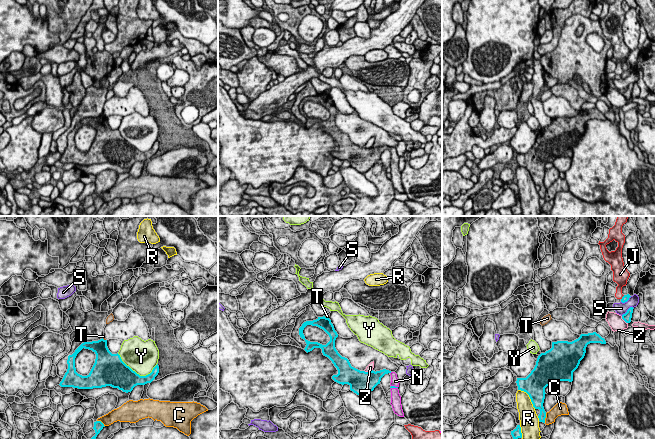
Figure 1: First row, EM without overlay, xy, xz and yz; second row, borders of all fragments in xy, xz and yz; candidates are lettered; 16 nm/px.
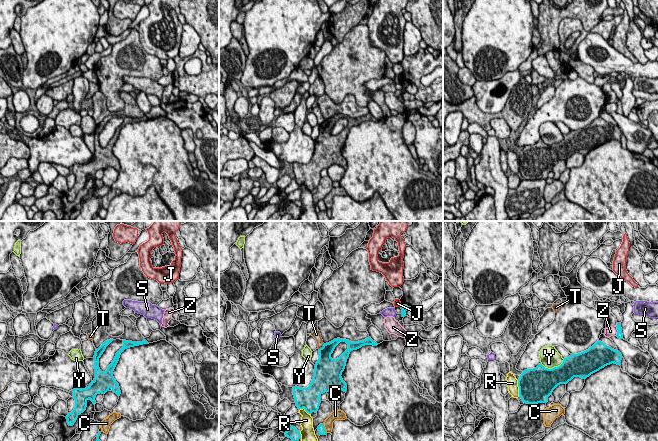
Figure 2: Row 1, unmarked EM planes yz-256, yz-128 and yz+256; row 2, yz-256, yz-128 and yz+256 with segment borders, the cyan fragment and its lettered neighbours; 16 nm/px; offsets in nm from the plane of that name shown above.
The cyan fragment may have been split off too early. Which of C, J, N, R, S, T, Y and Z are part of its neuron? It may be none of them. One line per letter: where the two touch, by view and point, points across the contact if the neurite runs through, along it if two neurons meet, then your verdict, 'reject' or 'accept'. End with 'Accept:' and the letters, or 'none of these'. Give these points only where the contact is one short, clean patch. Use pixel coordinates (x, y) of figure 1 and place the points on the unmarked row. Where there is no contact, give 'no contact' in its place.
C: contact yz (545, 193); reject
J: contact yz (622, 73); border yz (624, 71), (621, 75); reject
N: contact xz (394, 162); way xz (391, 162), (394, 162), (395, 157); accept
R: contact yz (529, 172); reject
S: contact yz (627, 86); border yz (633, 83), (630, 83), (621, 91); reject
T: contact xz (325, 93); border xz (324, 92), (328, 94); reject
Y: contact xy (136, 149); reject
Z: contact xz (368, 148); reject
Accept: N

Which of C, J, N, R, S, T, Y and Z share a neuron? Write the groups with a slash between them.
C / J / N / R / S / T / Y / Z

